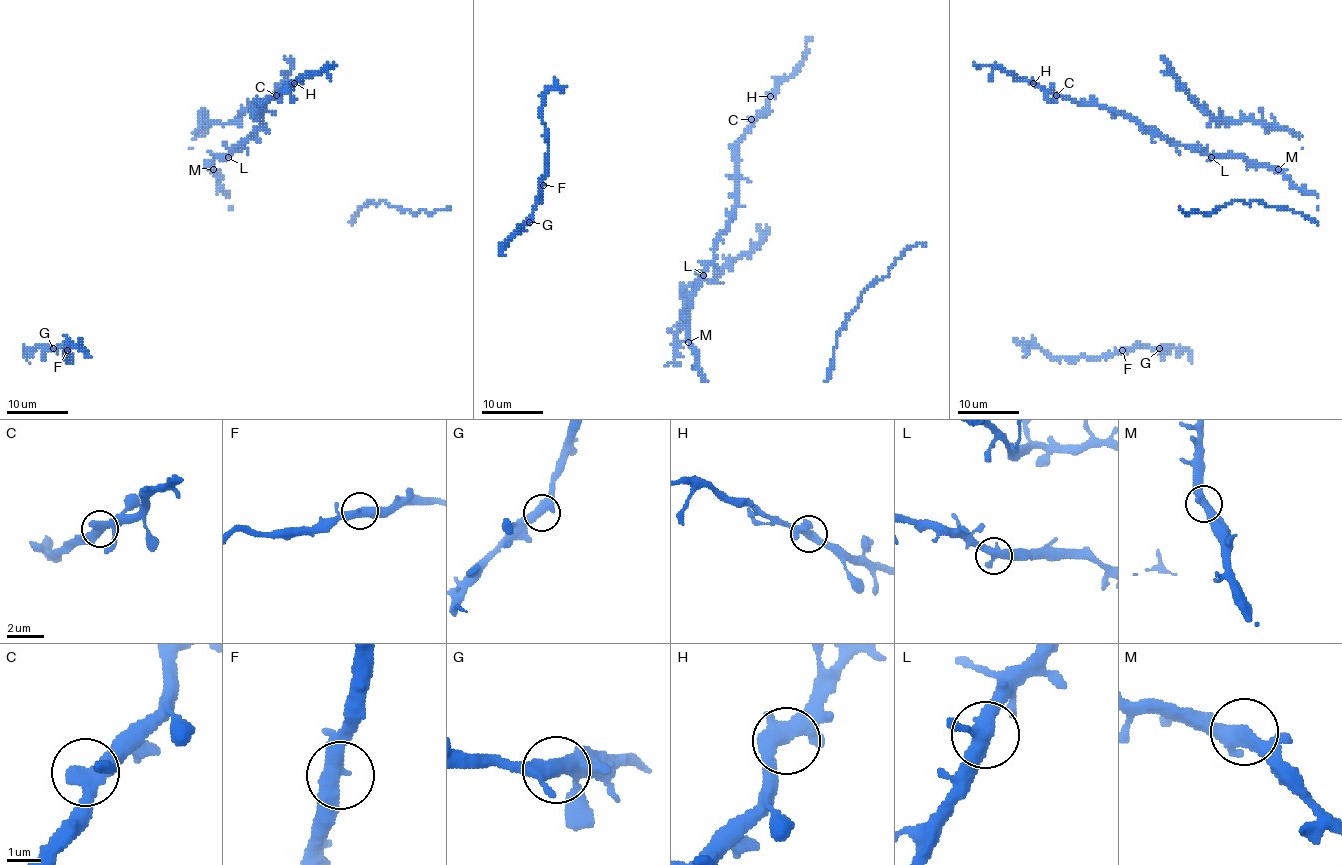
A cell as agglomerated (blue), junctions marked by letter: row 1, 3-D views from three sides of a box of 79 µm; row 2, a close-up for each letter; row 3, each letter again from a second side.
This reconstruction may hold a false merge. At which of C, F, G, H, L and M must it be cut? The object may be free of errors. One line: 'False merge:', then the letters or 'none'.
False merge: none

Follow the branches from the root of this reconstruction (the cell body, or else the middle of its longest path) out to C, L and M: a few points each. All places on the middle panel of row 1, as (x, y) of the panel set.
C: (692, 300), (701, 271), (713, 259), (715, 242), (725, 228), (736, 202), (736, 142), (751, 119)
L: (692, 300), (693, 291), (704, 274)
M: (692, 300), (688, 342)

